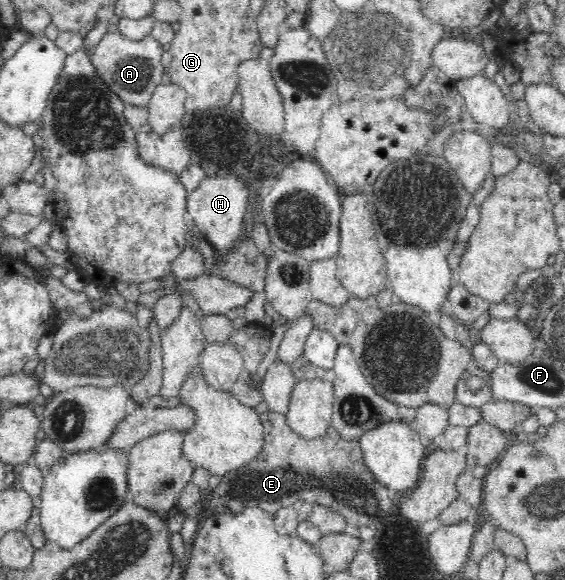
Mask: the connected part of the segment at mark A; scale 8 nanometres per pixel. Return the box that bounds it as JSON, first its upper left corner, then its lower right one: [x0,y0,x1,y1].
[90,32,167,107]

